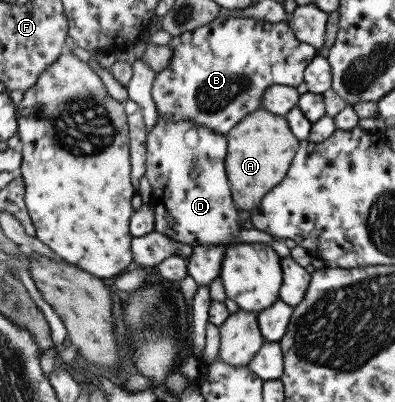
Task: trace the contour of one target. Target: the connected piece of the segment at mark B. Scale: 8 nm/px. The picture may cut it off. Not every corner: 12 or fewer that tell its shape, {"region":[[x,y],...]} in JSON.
{"region":[[219,16],[173,37],[152,98],[226,135],[318,48],[288,21]]}

